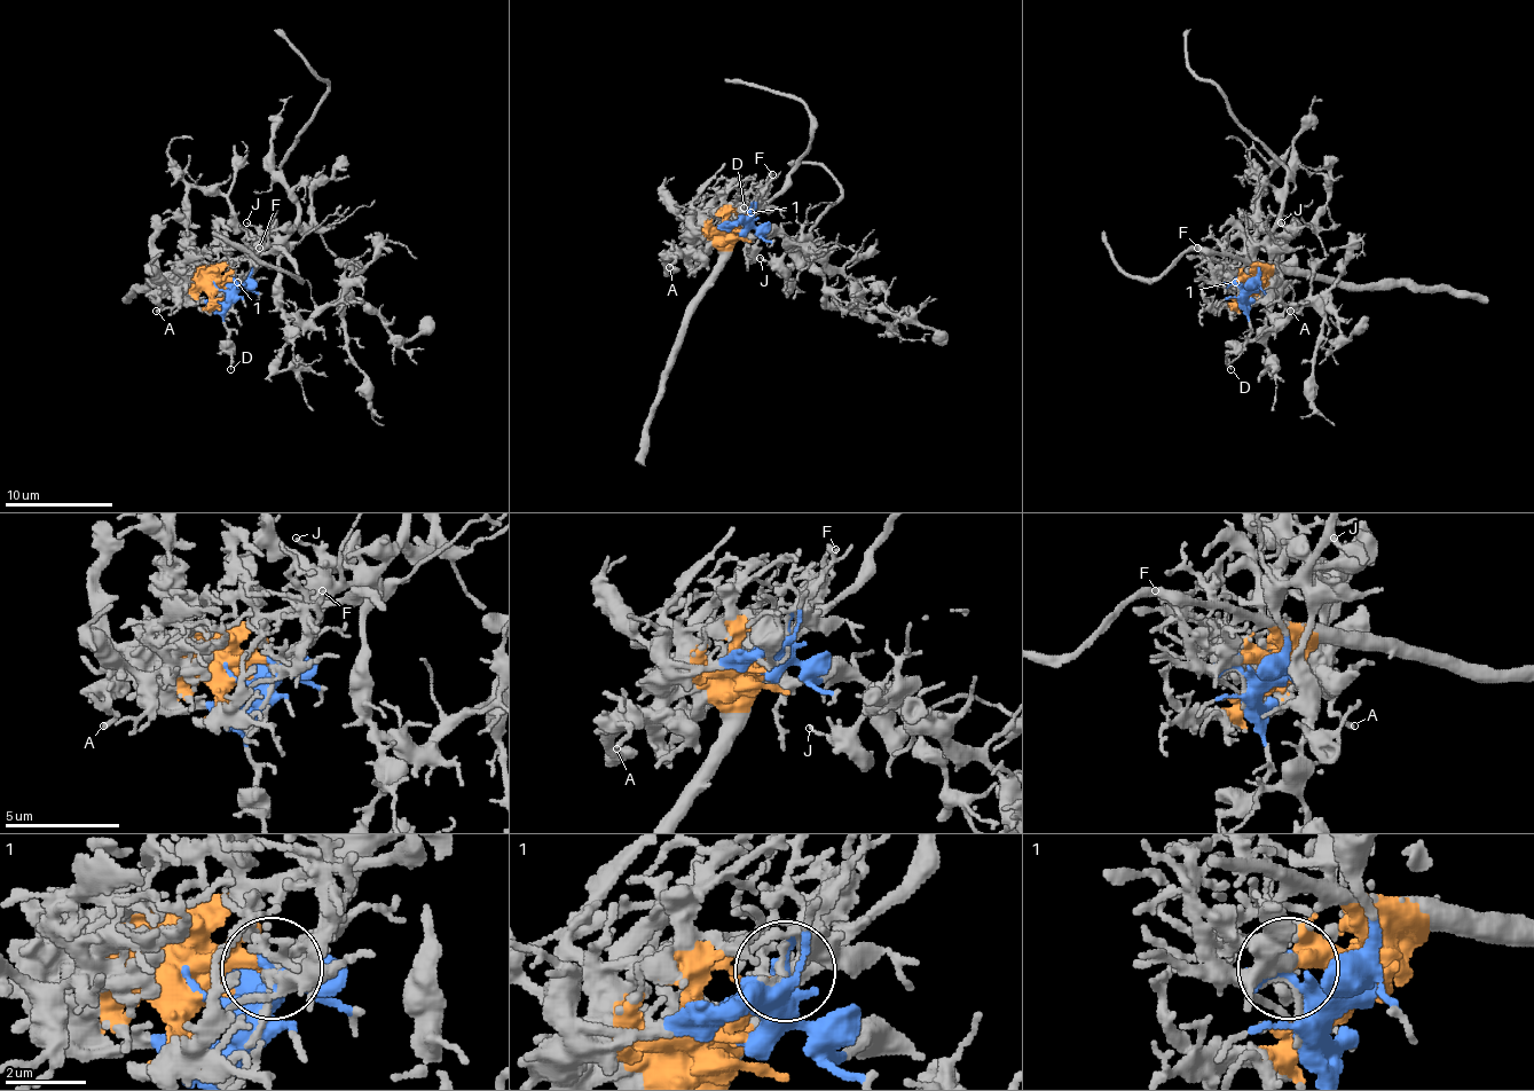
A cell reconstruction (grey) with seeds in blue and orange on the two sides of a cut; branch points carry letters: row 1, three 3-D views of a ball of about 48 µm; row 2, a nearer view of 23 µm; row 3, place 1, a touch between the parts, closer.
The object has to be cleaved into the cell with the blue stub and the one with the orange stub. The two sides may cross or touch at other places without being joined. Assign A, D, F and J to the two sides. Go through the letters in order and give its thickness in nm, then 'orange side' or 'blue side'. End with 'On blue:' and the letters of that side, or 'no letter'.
A: 190 nm thick; orange side
D: 140 nm thick; blue side
F: 150 nm thick; orange side
J: 110 nm thick; blue side
On blue: D, J

